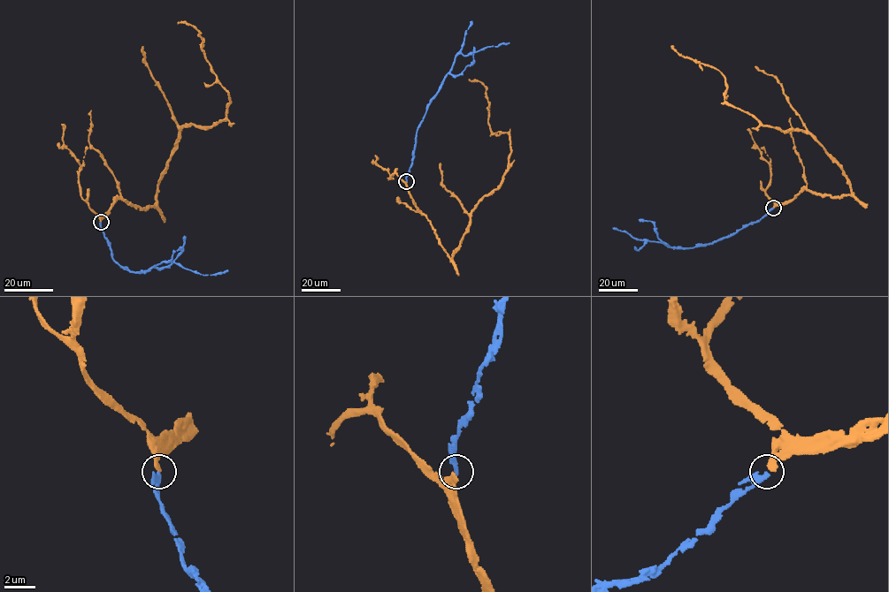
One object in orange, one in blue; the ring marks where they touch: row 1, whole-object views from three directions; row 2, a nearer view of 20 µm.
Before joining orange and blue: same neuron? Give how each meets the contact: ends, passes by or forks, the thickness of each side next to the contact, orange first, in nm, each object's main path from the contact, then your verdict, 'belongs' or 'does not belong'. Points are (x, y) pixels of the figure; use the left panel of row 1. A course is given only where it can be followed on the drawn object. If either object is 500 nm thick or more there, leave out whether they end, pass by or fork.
orange ends | blue ends | 340/320 nm | orange via (100, 222), (118, 199), (155, 207), (180, 130), (225, 117), (229, 95), (203, 39), (178, 23) | blue via (100, 222), (111, 257), (130, 271), (149, 271), (164, 261), (175, 262), (203, 275), (227, 269) | belongs

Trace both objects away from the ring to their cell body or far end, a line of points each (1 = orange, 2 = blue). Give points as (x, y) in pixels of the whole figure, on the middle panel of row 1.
1: (406, 181), (451, 259), (510, 154), (507, 132), (491, 132), (486, 87), (469, 79)
2: (406, 181), (417, 126), (455, 57), (461, 53), (467, 56), (487, 46), (509, 42)

